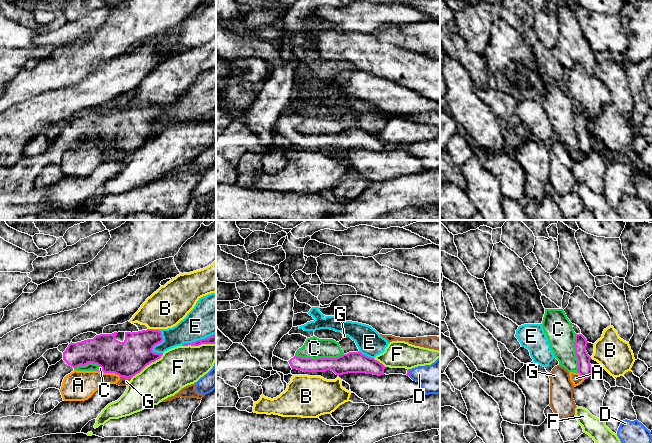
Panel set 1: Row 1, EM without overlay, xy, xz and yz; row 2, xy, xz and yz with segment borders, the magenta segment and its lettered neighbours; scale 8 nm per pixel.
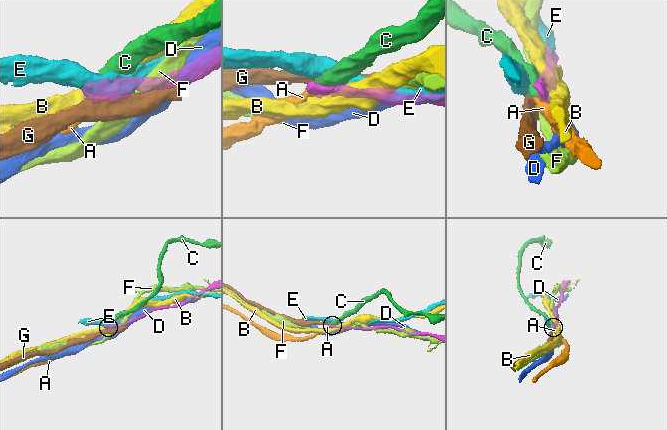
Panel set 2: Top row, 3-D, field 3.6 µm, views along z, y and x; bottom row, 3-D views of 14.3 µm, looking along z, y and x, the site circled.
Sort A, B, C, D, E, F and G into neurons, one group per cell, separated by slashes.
A C / B / D / E / F / G

